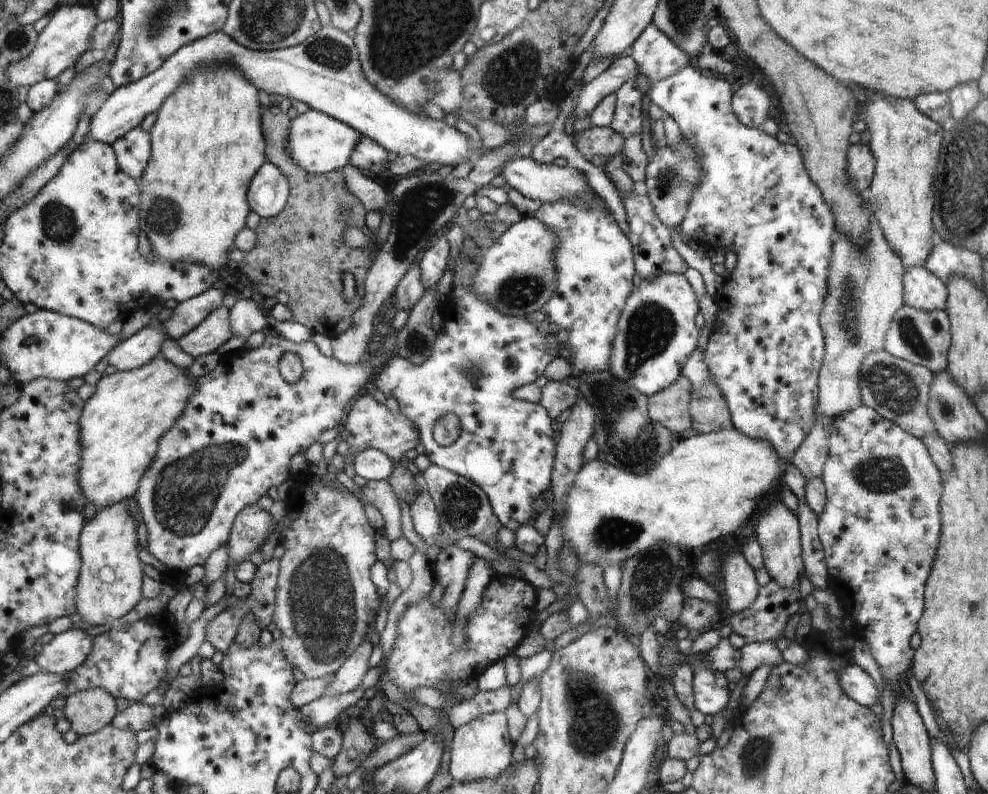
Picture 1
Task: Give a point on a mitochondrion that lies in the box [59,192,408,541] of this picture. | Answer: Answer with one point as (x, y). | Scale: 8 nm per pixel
(185, 497)

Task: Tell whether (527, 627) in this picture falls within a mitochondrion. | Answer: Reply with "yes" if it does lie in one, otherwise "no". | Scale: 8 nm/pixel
no

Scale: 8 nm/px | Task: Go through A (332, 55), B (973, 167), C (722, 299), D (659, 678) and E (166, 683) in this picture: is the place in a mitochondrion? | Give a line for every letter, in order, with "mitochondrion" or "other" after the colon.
A: mitochondrion
B: mitochondrion
C: other
D: other
E: other

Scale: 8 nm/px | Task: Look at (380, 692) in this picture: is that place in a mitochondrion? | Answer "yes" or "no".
no

